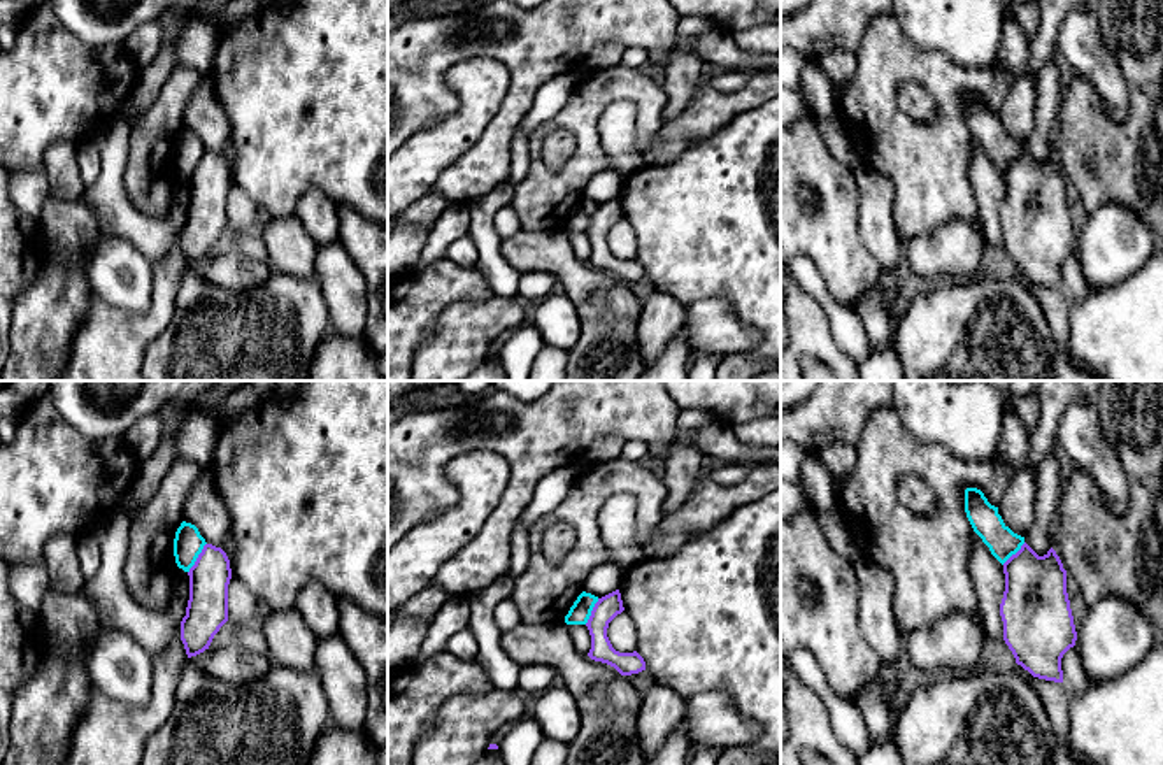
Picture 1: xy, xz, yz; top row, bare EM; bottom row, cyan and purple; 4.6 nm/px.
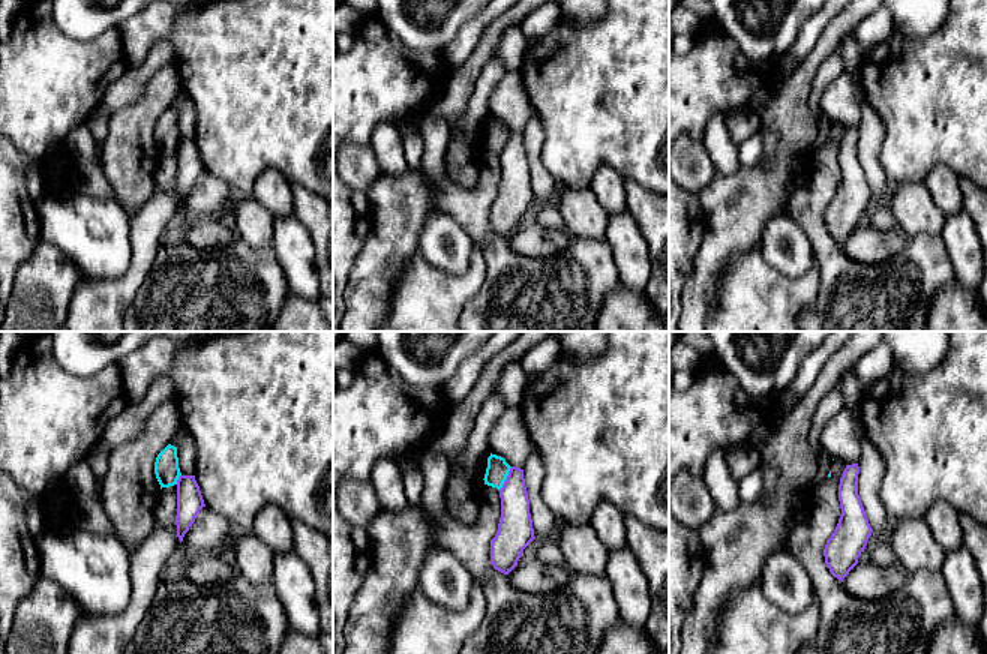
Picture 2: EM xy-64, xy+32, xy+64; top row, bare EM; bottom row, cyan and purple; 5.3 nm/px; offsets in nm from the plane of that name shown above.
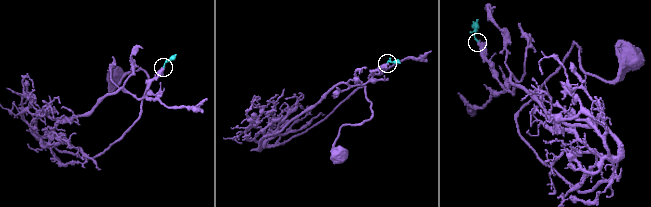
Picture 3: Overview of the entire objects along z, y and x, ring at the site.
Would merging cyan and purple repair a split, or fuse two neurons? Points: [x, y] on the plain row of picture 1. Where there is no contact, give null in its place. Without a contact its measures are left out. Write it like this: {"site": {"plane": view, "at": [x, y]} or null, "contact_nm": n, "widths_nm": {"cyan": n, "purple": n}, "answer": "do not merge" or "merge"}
{"site": {"plane": "xy", "at": [197, 164]}, "contact_nm": 170, "widths_nm": {"cyan": 140, "purple": 190}, "answer": "do not merge"}

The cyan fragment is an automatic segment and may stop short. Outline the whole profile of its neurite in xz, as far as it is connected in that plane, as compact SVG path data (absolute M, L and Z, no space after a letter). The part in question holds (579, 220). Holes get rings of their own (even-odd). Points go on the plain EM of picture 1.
M582 198L574 212L570 214L568 221L565 223L567 232L586 232L598 204Z

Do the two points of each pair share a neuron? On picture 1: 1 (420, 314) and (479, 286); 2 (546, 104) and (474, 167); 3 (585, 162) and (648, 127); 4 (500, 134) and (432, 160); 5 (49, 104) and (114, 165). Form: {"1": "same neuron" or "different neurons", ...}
{"1": "same neuron", "2": "different neurons", "3": "same neuron", "4": "different neurons", "5": "different neurons"}

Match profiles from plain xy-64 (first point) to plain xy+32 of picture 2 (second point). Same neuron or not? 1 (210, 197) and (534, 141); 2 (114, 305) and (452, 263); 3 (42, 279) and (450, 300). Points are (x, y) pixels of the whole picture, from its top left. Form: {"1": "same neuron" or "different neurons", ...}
{"1": "same neuron", "2": "different neurons", "3": "different neurons"}

